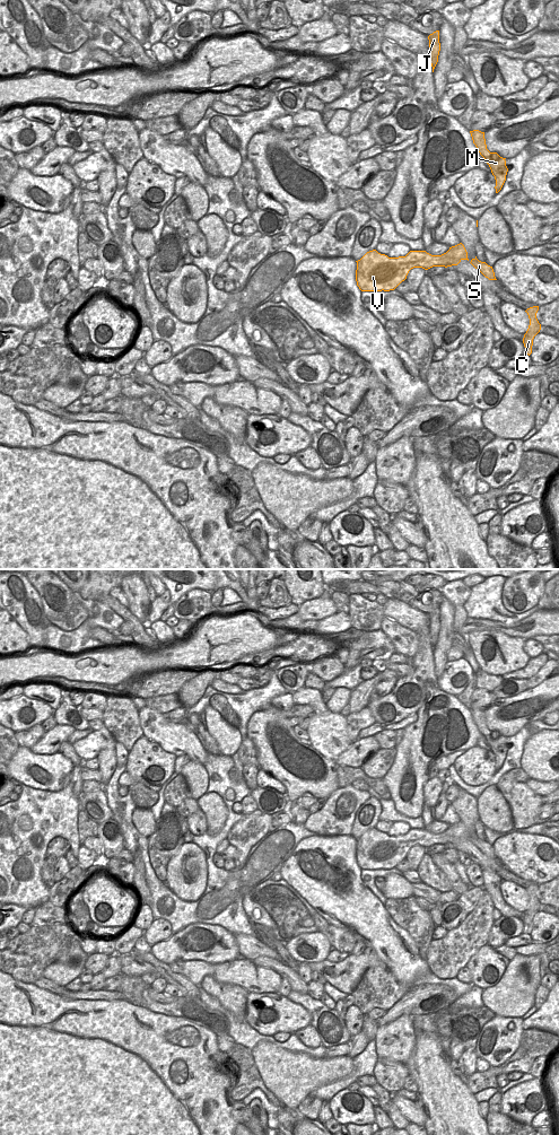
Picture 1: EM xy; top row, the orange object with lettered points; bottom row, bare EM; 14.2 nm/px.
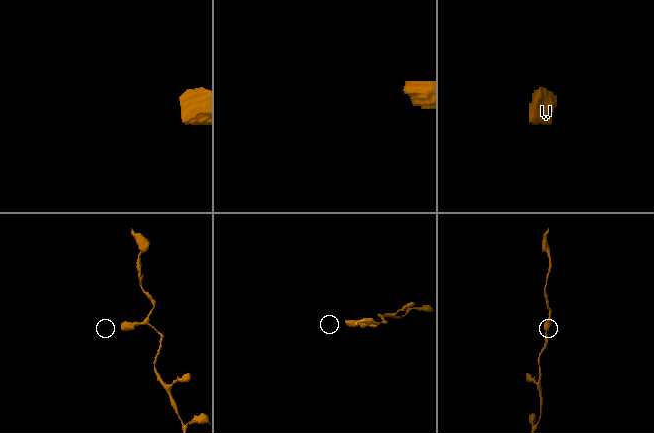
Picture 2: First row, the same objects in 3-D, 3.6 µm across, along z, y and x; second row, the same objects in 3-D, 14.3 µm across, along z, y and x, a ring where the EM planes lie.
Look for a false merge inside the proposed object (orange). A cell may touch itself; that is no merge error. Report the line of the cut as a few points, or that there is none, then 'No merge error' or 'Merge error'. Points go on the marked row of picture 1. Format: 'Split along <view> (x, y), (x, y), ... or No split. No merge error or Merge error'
No split. No merge error.

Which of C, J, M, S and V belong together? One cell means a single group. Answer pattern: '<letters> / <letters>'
C J M S V

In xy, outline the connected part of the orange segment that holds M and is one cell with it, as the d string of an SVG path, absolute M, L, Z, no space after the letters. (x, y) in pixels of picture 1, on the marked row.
M473 130L470 131L470 133L478 151L486 159L487 164L491 169L492 175L495 176L496 180L495 189L496 193L498 193L506 181L506 175L508 172L505 160L506 158L500 157L497 152L490 152L487 149L484 132Z

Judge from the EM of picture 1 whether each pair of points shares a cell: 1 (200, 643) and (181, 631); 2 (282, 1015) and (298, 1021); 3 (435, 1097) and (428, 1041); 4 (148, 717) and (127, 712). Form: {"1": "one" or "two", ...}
{"1": "two", "2": "one", "3": "one", "4": "two"}

